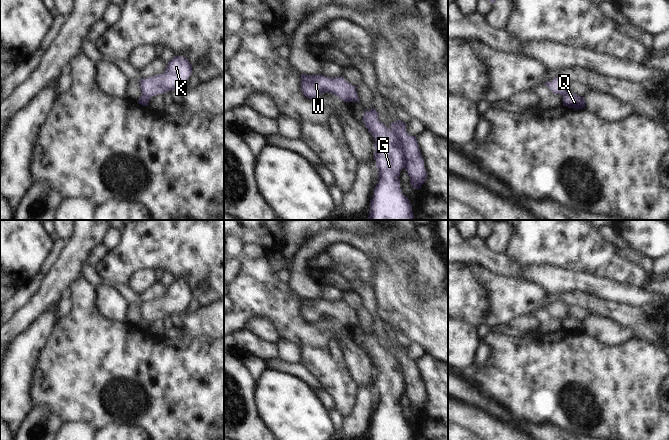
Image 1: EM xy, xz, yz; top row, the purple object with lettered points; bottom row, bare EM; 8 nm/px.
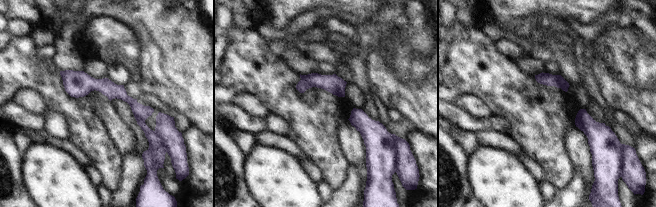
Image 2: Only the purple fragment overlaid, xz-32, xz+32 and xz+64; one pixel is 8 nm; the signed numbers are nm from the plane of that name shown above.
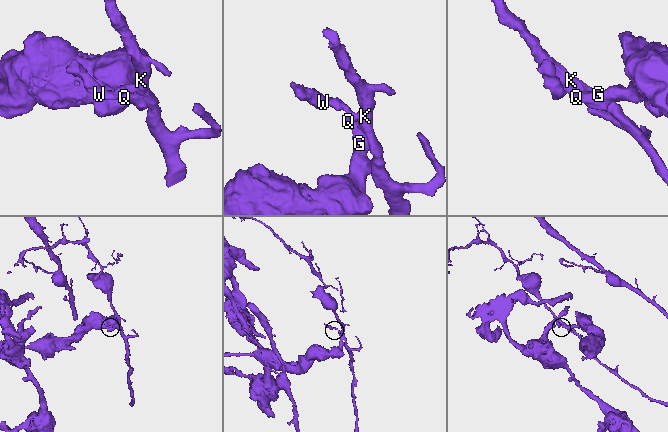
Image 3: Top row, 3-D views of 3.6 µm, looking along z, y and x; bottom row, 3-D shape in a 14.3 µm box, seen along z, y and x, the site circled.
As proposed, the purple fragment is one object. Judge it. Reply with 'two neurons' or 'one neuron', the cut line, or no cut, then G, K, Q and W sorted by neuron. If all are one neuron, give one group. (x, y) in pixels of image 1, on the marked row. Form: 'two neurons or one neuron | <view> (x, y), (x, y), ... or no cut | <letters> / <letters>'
two neurons | xz (391, 129), (398, 141), (404, 167) | G Q / K W

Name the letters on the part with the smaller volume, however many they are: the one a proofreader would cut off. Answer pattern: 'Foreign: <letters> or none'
Foreign: K, W

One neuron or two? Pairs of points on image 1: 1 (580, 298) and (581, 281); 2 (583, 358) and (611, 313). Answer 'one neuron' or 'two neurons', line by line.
1: two neurons
2: two neurons

